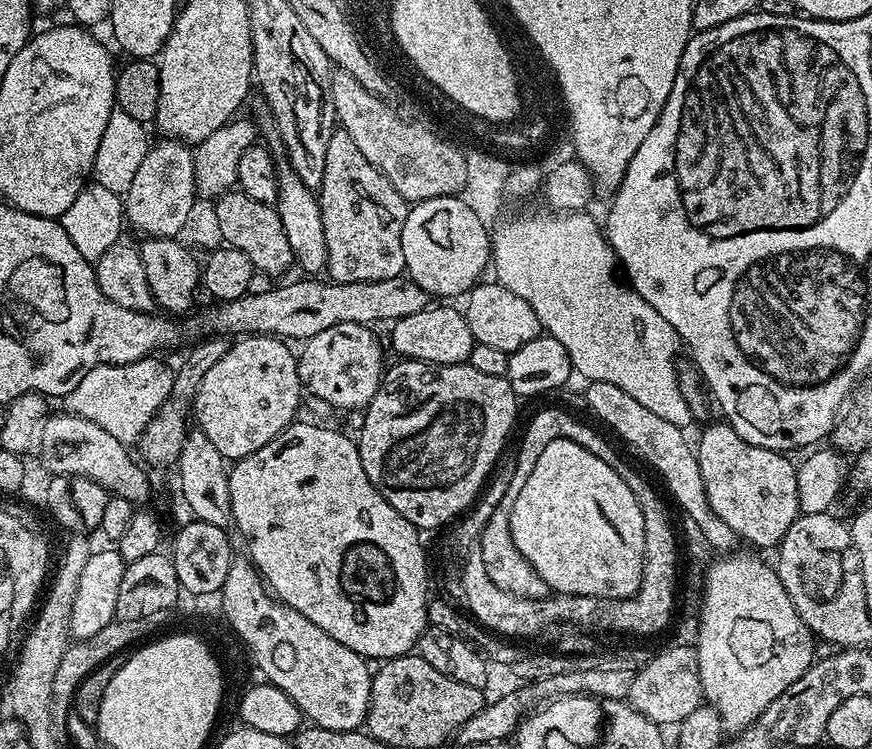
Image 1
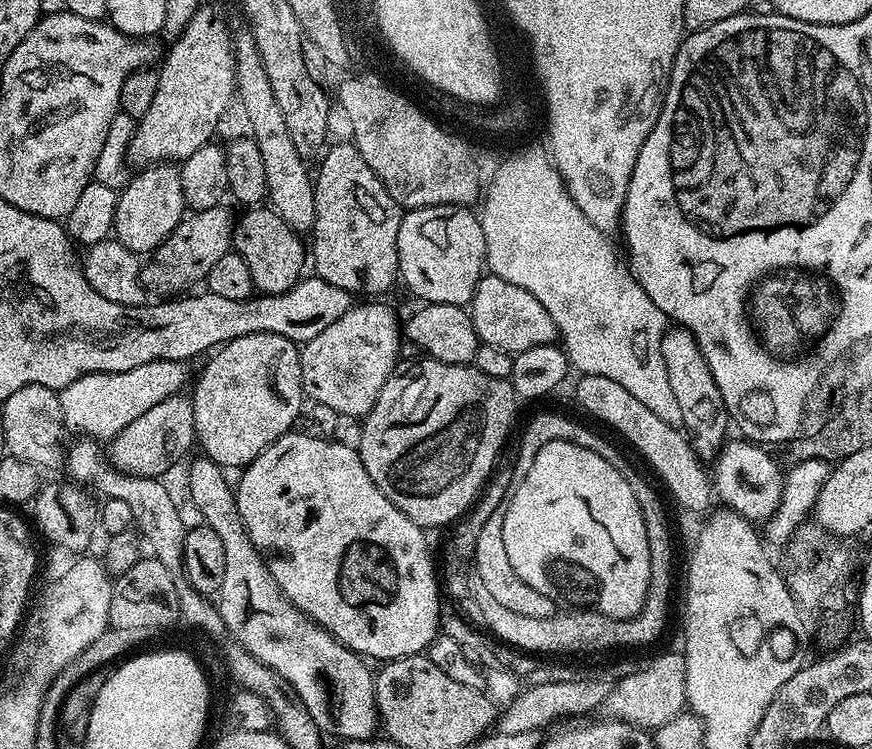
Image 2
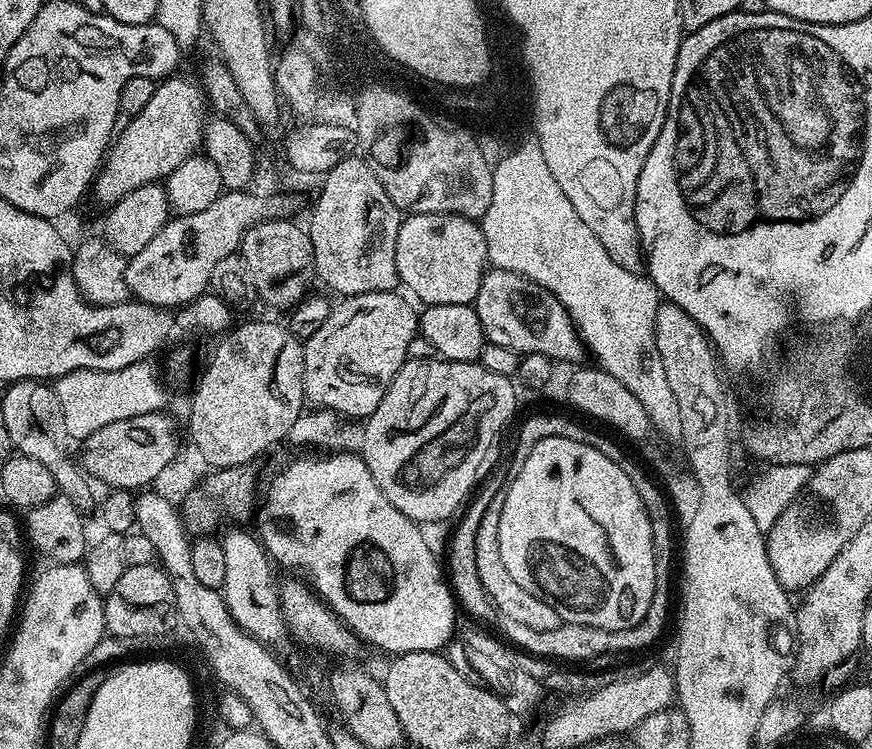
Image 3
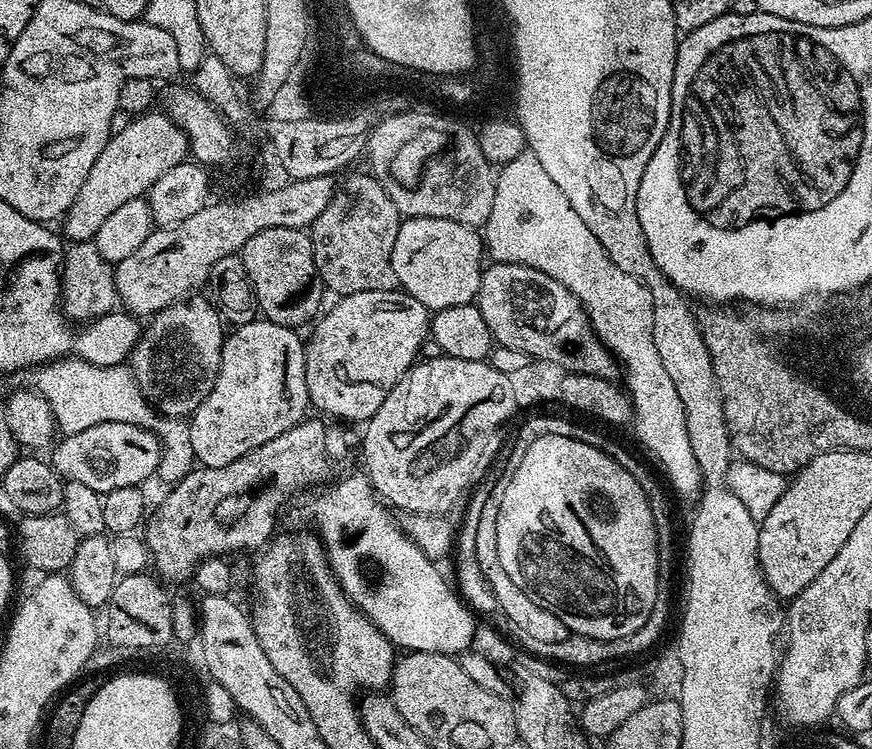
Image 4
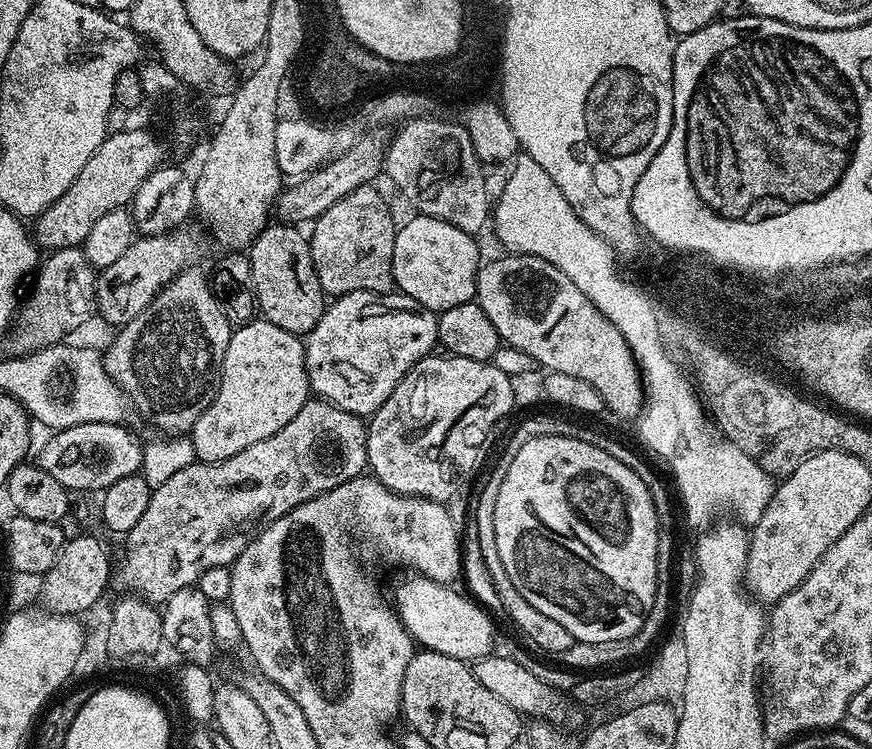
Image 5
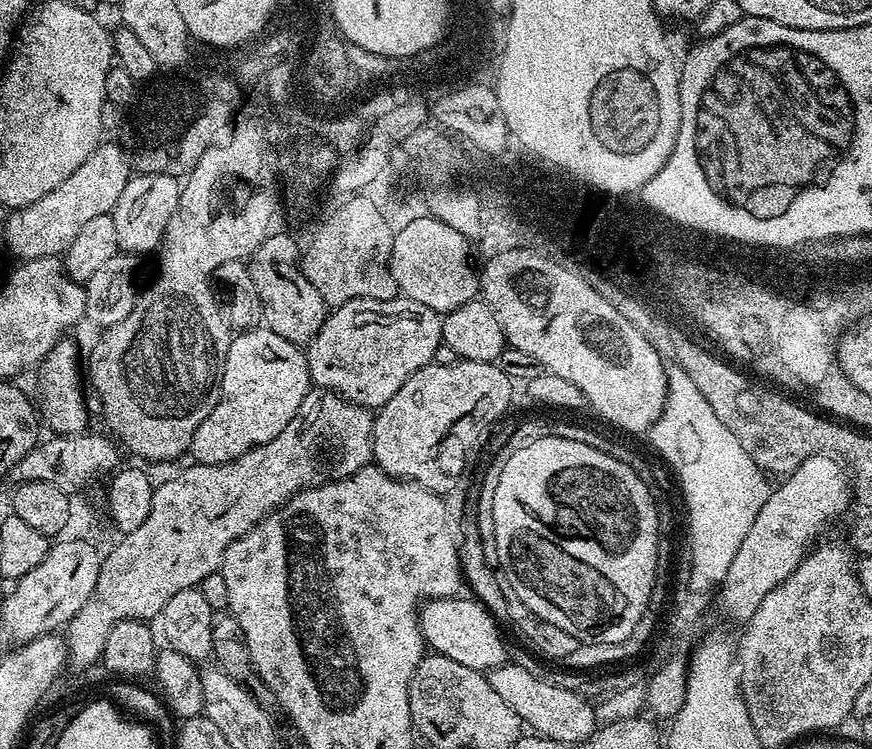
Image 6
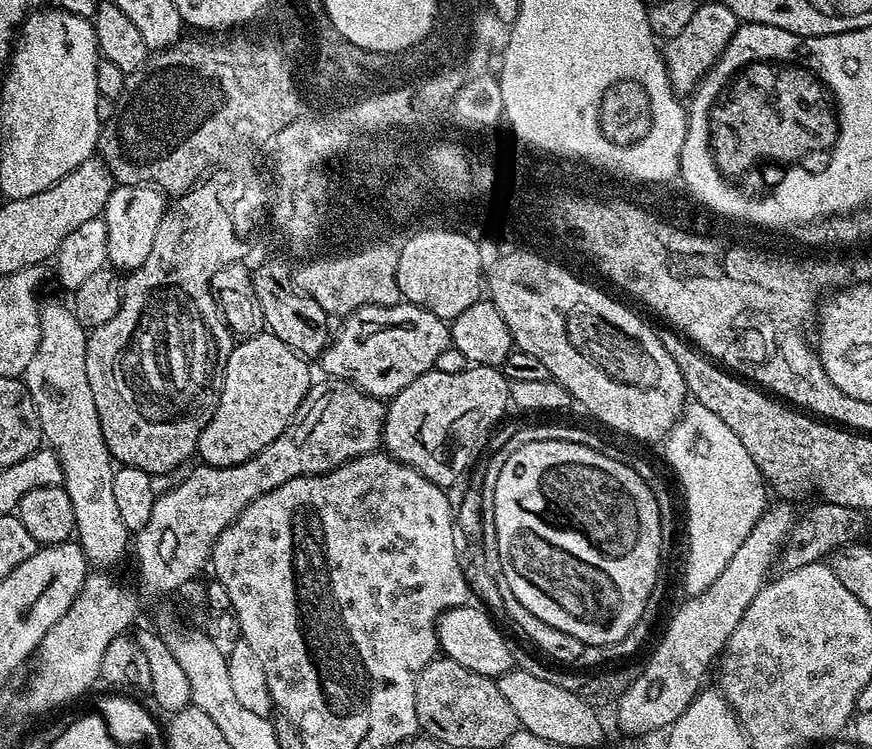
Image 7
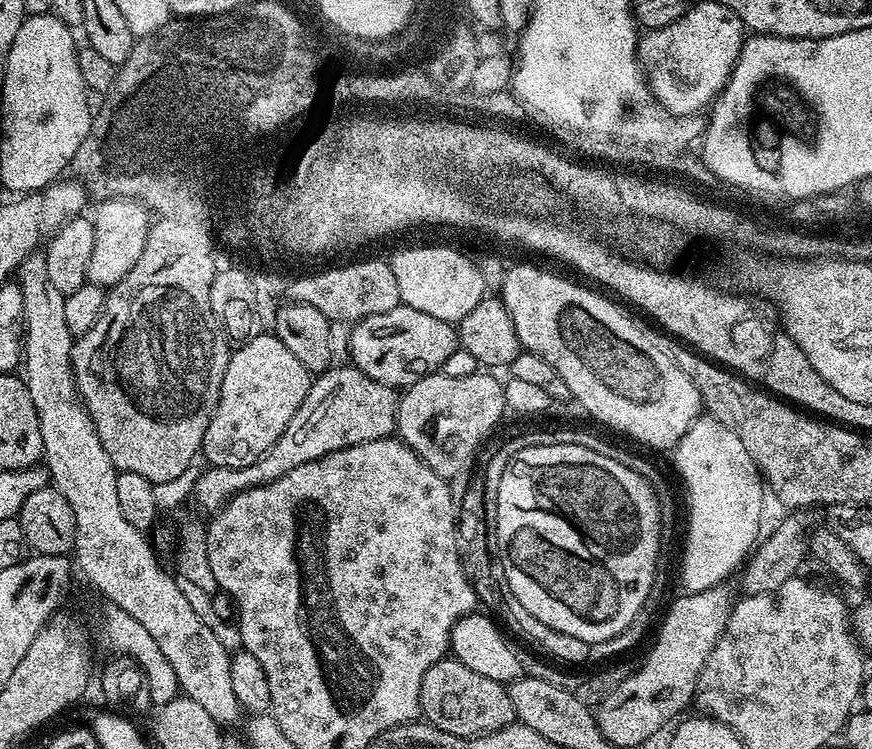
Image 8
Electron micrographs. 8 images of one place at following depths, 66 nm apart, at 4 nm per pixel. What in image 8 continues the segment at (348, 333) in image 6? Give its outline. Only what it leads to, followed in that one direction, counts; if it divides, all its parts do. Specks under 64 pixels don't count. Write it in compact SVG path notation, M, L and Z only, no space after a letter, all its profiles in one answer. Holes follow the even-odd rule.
M405 308L386 310L386 314L376 314L357 321L351 328L350 354L353 367L368 376L369 380L382 382L384 387L403 390L423 376L430 376L441 371L440 368L455 352L458 352L458 332L449 321L433 318L431 314L422 314L422 310Z

